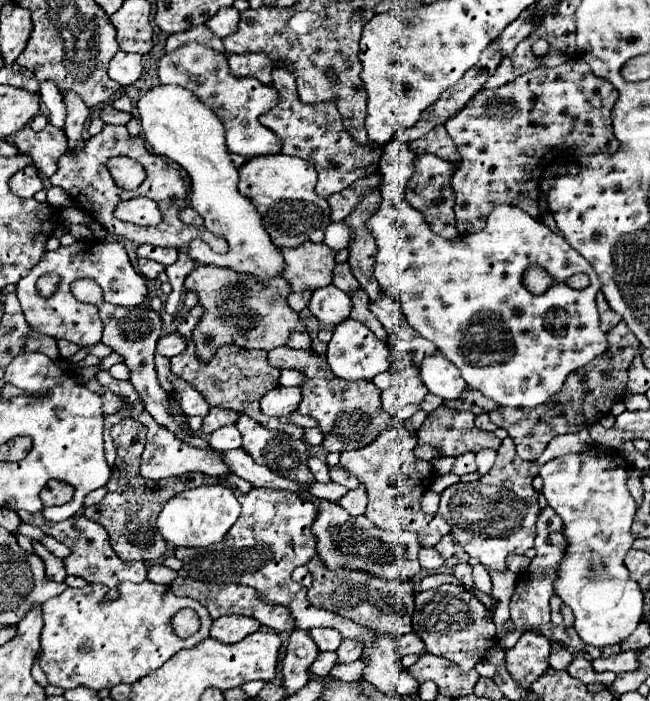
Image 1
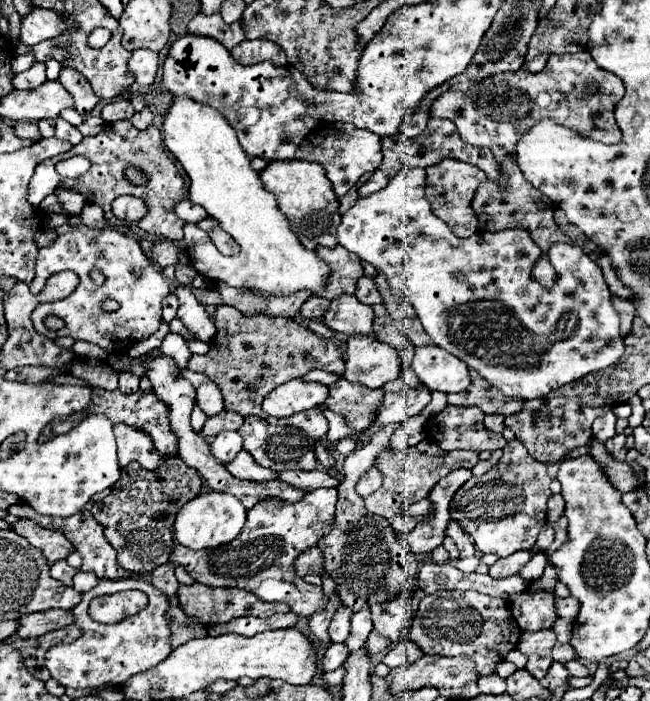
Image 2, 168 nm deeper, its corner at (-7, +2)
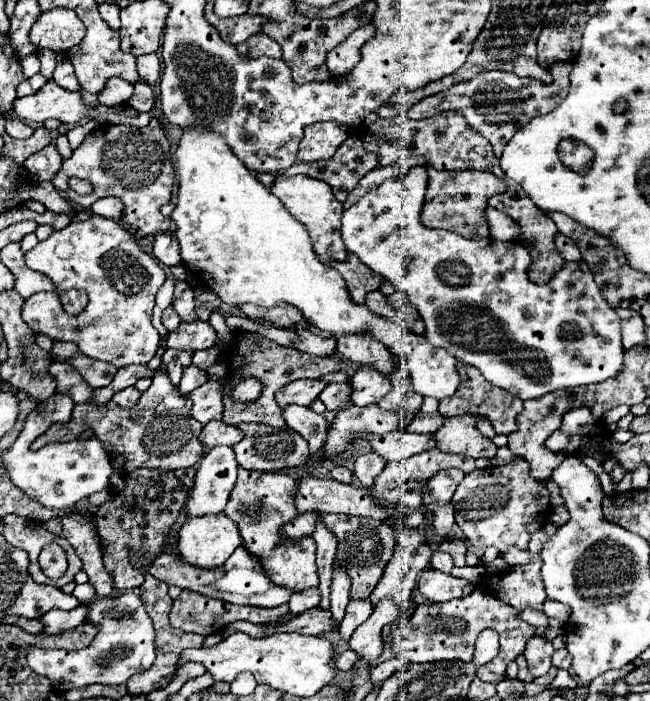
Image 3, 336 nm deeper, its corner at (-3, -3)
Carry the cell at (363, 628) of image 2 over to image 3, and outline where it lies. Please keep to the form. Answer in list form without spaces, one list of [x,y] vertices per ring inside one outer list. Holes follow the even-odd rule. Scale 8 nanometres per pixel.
[[[366,597],[366,599],[350,599],[350,603],[346,607],[346,615],[344,615],[344,619],[340,623],[340,629],[338,629],[340,635],[348,641],[350,635],[354,633],[354,629],[360,623],[364,623],[370,617],[370,613],[372,613],[370,597]]]

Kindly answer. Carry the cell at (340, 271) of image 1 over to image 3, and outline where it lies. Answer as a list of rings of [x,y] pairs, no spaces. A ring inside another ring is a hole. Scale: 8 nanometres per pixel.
[[[374,291],[374,293],[366,299],[366,305],[368,305],[374,313],[378,313],[378,315],[386,319],[391,319],[396,315],[396,310],[388,304],[386,295],[382,295],[380,291]]]

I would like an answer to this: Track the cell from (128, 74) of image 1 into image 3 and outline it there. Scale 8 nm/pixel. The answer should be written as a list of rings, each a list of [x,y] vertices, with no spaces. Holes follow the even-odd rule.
[[[148,53],[148,55],[138,57],[138,75],[140,75],[140,81],[144,81],[148,85],[154,85],[158,81],[160,61],[158,61],[156,53]]]

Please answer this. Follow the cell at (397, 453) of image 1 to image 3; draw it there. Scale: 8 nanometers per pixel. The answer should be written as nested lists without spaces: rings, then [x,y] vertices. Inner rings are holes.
[[[430,449],[430,451],[424,451],[424,453],[418,453],[418,455],[410,457],[404,463],[386,463],[384,471],[374,481],[372,495],[376,499],[380,499],[382,503],[394,503],[396,507],[400,507],[404,511],[414,511],[414,509],[418,509],[422,505],[422,493],[420,493],[422,483],[426,483],[440,469],[450,469],[450,467],[458,467],[464,473],[470,473],[470,471],[476,469],[475,459],[466,457],[466,455],[442,453],[440,449]]]

